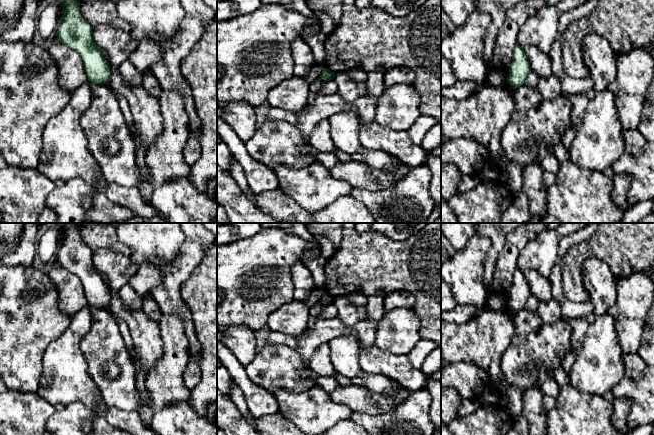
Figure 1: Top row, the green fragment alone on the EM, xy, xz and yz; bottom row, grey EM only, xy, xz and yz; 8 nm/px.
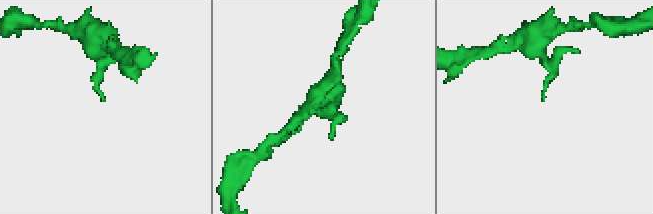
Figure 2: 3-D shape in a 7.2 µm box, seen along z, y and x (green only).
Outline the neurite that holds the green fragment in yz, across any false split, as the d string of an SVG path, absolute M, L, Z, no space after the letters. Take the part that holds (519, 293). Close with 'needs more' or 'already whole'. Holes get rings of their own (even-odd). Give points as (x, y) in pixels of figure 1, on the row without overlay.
M518 267L512 277L512 287L506 306L515 312L525 308L526 302L531 296L529 285L527 284L524 272Z; already whole

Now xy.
M61 223L59 227L62 241L56 255L57 264L79 278L88 305L95 308L110 305L110 290L101 272L93 265L92 250L79 236L80 226L76 223Z; already whole

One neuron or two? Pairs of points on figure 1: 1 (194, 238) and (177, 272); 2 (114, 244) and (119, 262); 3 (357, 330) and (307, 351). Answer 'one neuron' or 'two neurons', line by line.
1: one neuron
2: two neurons
3: one neuron

